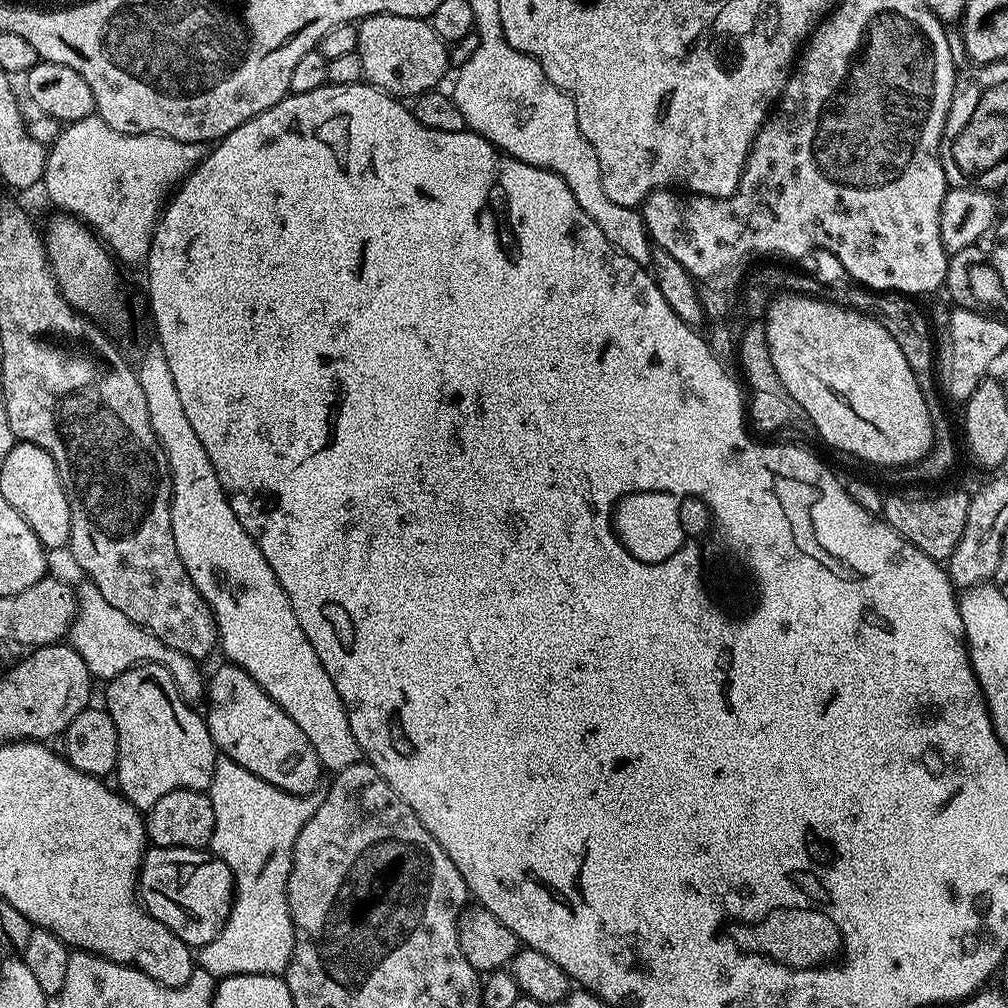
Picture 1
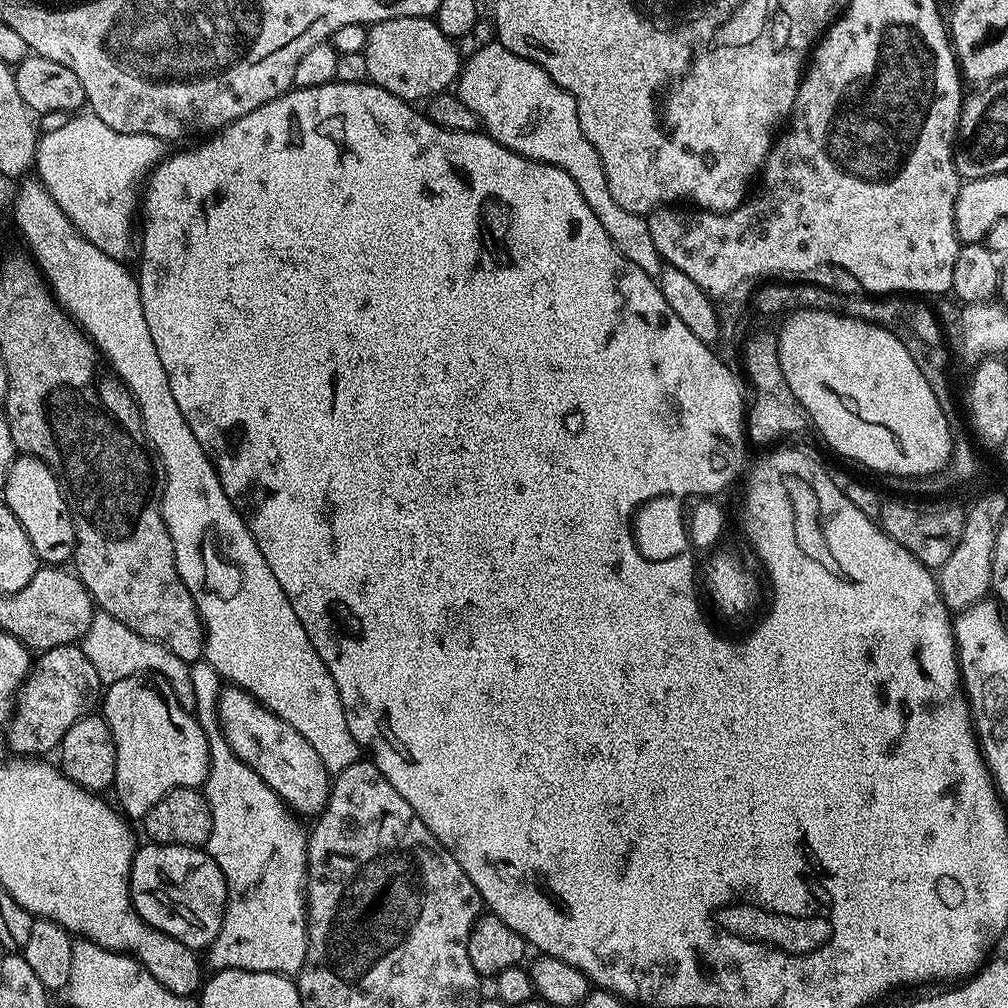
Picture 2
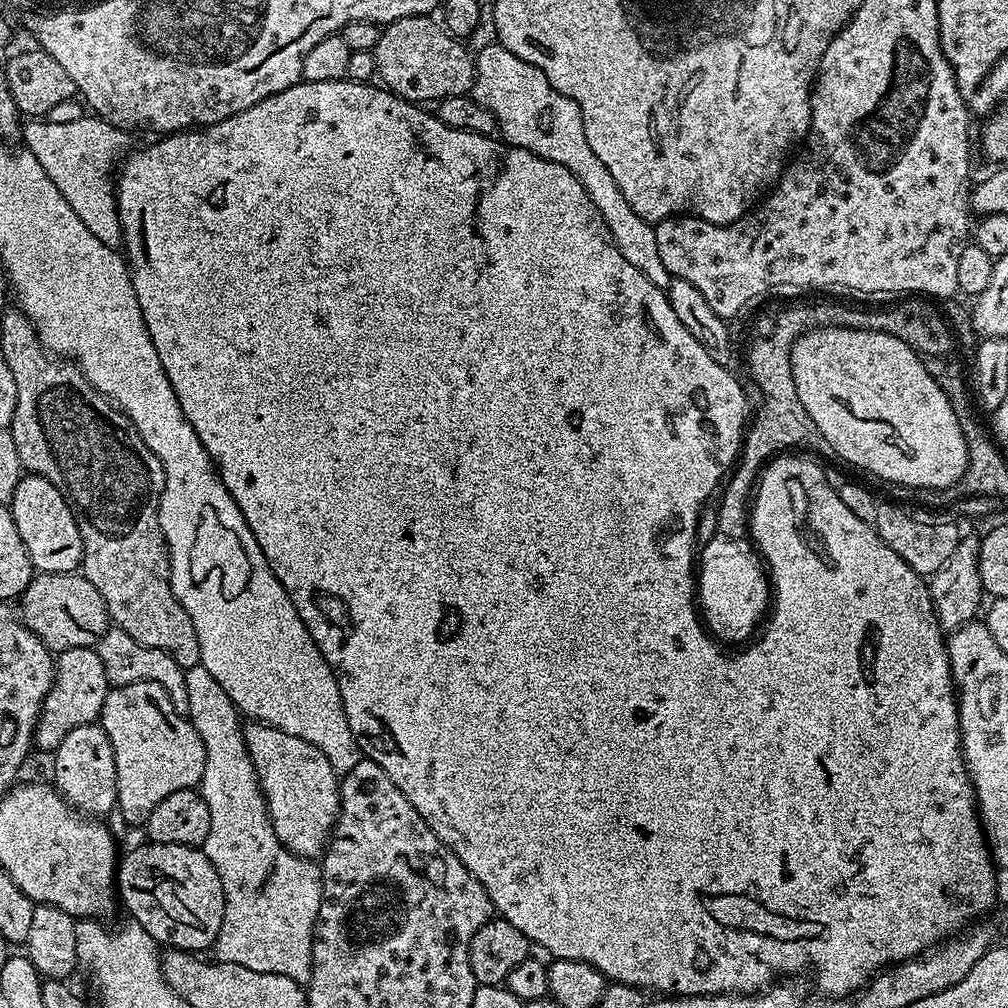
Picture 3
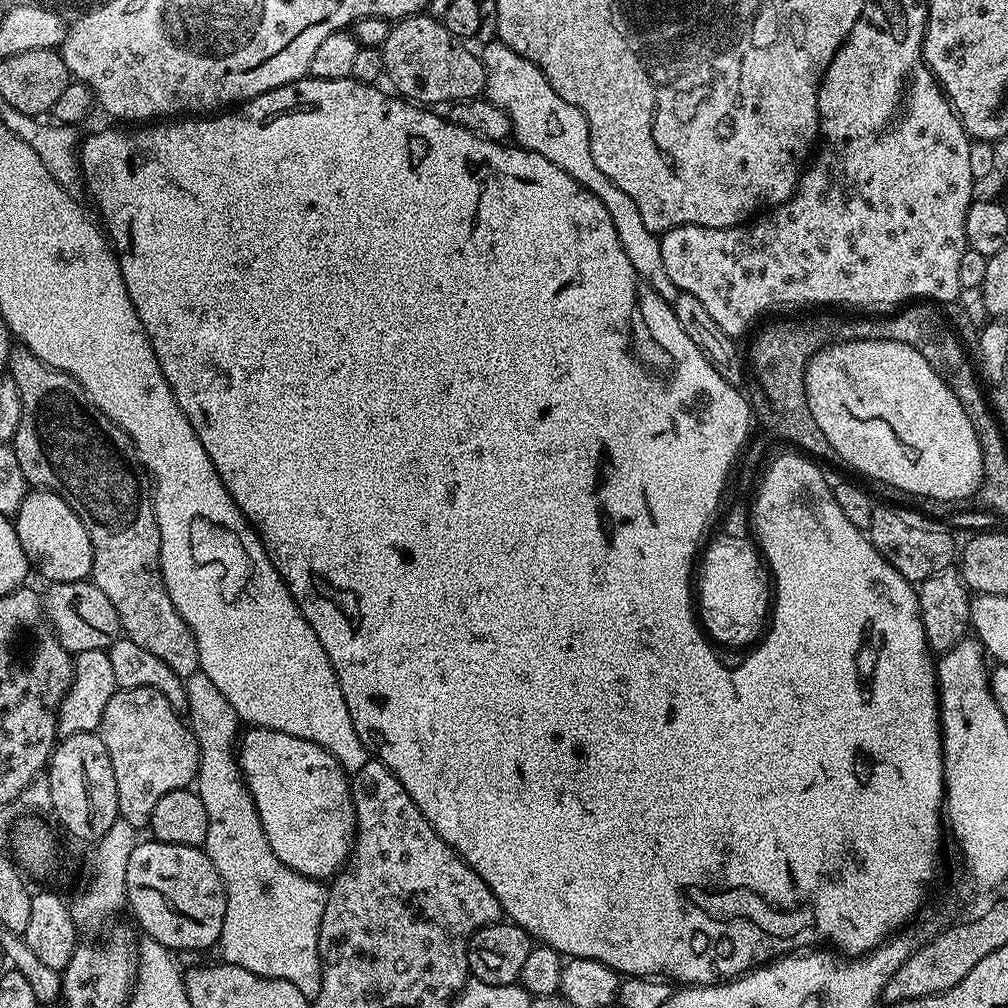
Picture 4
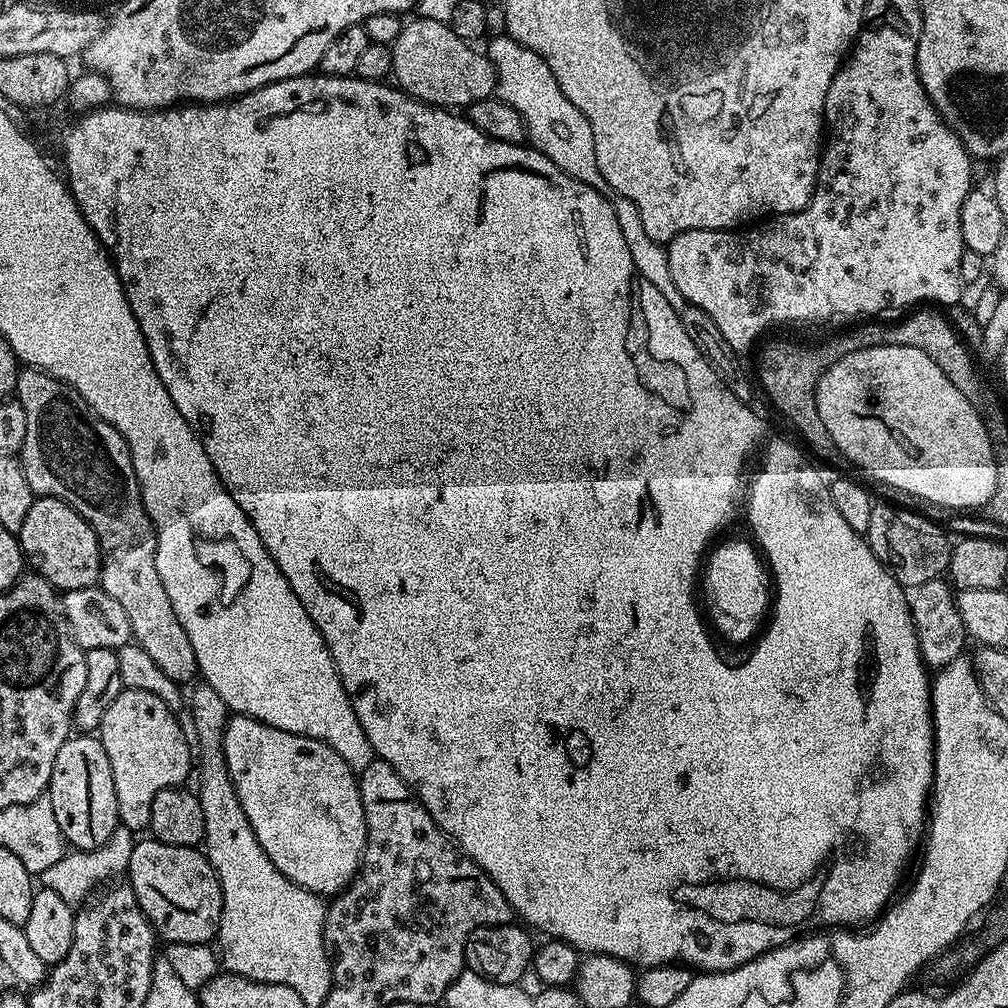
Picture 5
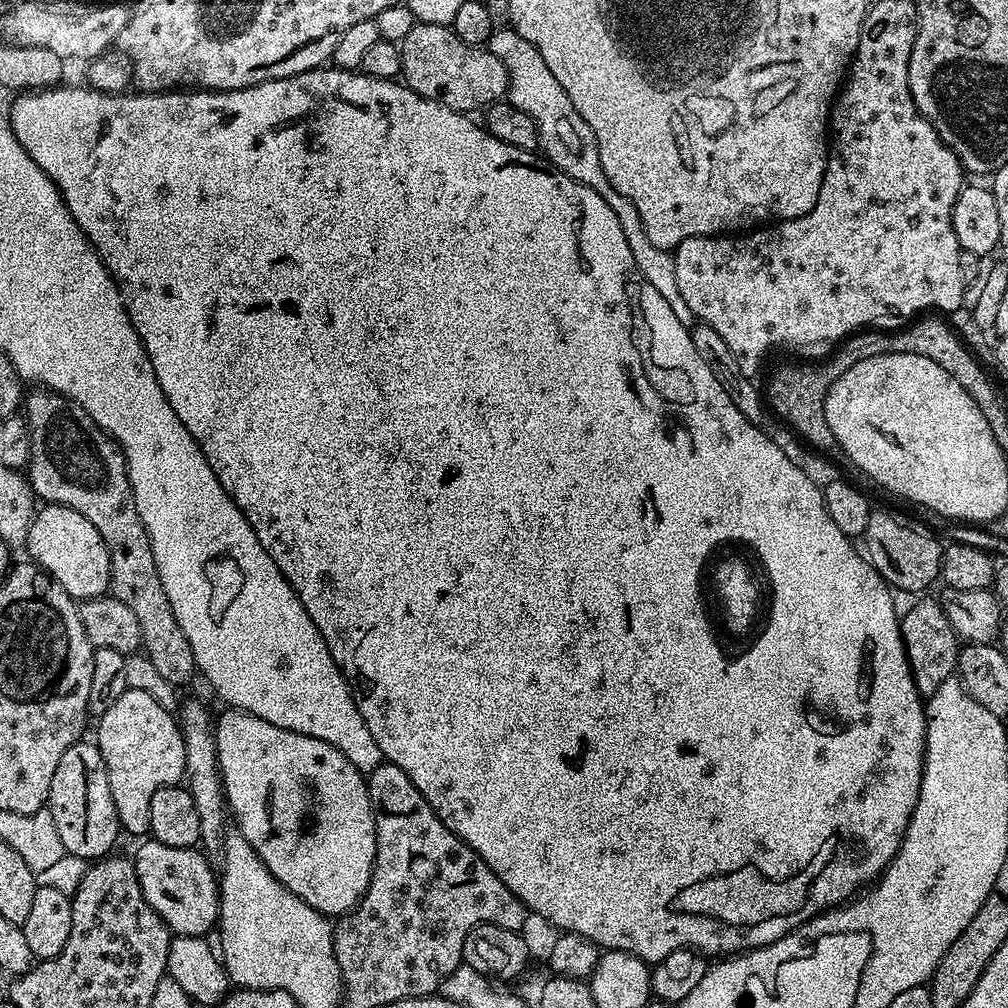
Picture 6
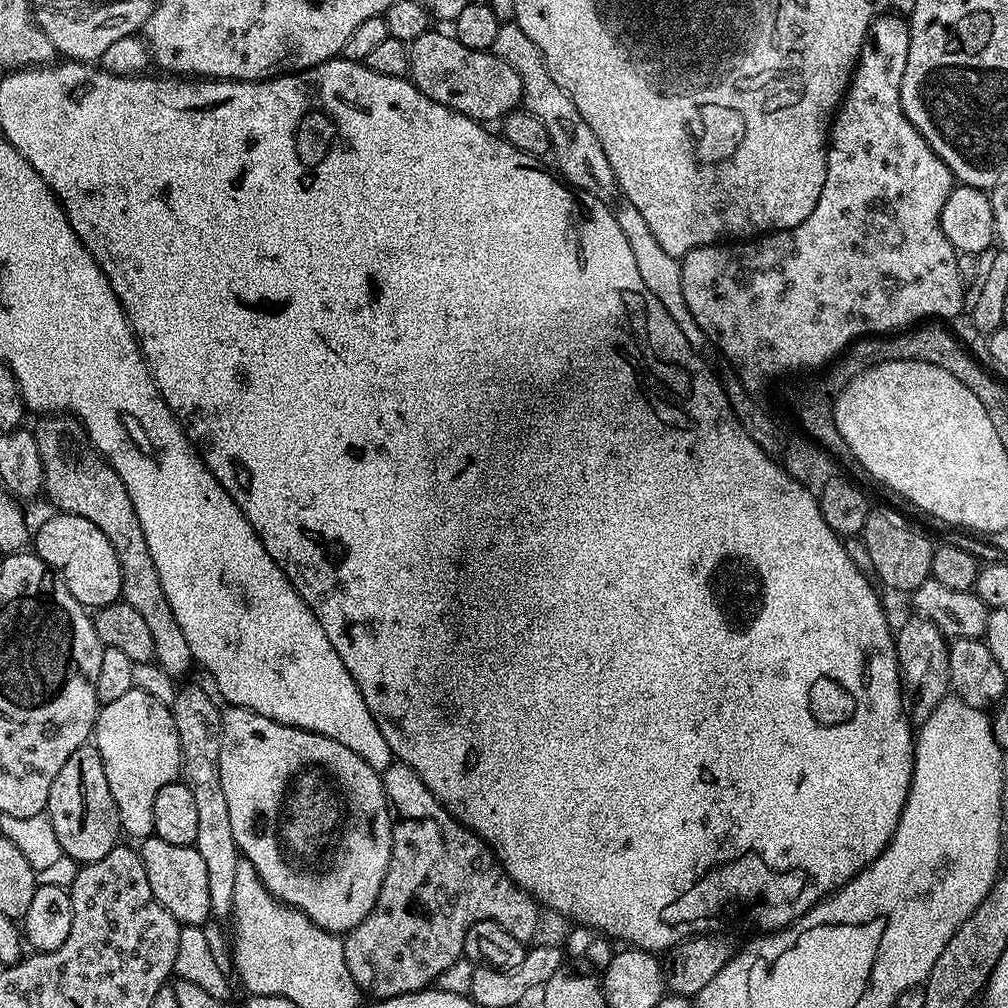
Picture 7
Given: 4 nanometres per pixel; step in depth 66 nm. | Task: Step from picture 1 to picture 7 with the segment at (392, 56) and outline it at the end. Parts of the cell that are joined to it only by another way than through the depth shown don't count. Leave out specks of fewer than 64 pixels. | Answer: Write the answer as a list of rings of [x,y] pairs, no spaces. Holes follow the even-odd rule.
[[[429,30],[408,44],[408,57],[408,76],[417,90],[471,120],[499,121],[513,108],[521,107],[524,99],[522,78],[518,78],[514,66],[498,58],[491,50],[470,50],[462,46],[455,35]]]

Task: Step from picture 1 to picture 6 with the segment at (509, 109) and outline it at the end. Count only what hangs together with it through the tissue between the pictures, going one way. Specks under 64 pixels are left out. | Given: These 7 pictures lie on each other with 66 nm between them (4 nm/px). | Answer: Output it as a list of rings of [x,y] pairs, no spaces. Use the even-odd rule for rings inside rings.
[[[511,26],[493,31],[486,47],[490,54],[494,54],[494,58],[498,58],[498,62],[502,62],[502,66],[506,66],[507,103],[518,106],[522,114],[530,114],[530,118],[534,118],[534,126],[538,126],[539,151],[543,159],[559,172],[590,186],[590,190],[606,198],[610,210],[614,210],[614,214],[618,214],[618,222],[622,222],[622,234],[626,234],[630,254],[634,254],[634,262],[644,275],[644,280],[654,286],[654,290],[658,290],[662,298],[666,298],[670,310],[674,310],[674,315],[678,317],[678,322],[691,325],[694,320],[692,311],[690,306],[686,306],[682,294],[678,294],[678,282],[674,279],[673,253],[658,250],[658,246],[654,246],[654,242],[646,238],[646,226],[642,226],[642,218],[638,218],[634,202],[622,198],[618,190],[610,186],[602,170],[602,158],[598,158],[598,142],[594,138],[594,130],[590,130],[582,114],[574,110],[574,102],[570,102],[566,90],[562,90],[558,83],[558,78],[554,78],[550,66],[546,66],[546,61],[542,59],[542,54],[538,54],[538,50],[534,50],[534,46],[530,46],[530,42],[526,42],[526,38],[522,38],[522,34],[518,34]]]

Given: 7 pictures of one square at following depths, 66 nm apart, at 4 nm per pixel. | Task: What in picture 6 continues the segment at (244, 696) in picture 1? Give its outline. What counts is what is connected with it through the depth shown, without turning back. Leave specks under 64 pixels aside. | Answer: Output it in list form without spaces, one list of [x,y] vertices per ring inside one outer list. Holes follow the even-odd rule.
[[[228,708],[221,716],[215,717],[214,731],[216,733],[216,757],[220,763],[220,779],[224,787],[227,811],[231,819],[232,816],[236,819],[235,827],[240,835],[246,838],[246,842],[250,842],[258,858],[262,858],[266,870],[270,870],[270,874],[274,874],[274,878],[278,878],[278,882],[282,882],[286,890],[302,898],[302,902],[314,906],[314,910],[318,910],[323,916],[339,918],[351,912],[368,888],[372,877],[372,867],[376,861],[376,812],[372,809],[370,802],[365,773],[359,772],[350,762],[350,758],[343,756],[334,746],[318,738],[310,738],[306,734],[294,734],[290,730],[282,730],[262,718],[250,716],[247,712],[239,712],[236,708]]]

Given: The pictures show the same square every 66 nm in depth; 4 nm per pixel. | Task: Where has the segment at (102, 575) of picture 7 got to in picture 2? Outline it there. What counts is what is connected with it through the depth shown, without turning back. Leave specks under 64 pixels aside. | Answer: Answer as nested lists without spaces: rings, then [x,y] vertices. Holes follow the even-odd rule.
[[[17,455],[10,466],[2,498],[7,502],[14,518],[18,518],[22,530],[26,530],[26,538],[30,538],[30,546],[34,546],[34,554],[41,565],[64,566],[75,557],[76,531],[72,515],[58,478],[50,466],[46,466],[46,462],[37,456]]]

